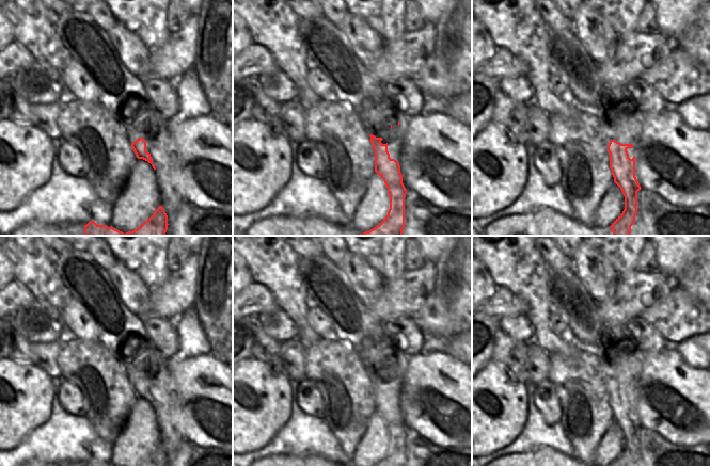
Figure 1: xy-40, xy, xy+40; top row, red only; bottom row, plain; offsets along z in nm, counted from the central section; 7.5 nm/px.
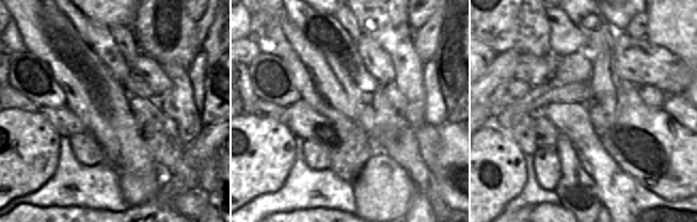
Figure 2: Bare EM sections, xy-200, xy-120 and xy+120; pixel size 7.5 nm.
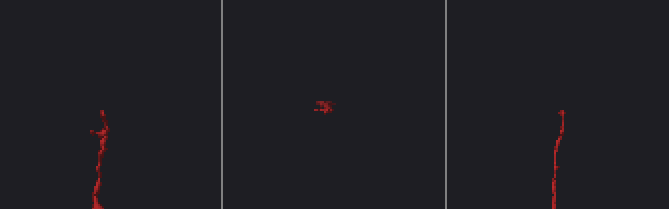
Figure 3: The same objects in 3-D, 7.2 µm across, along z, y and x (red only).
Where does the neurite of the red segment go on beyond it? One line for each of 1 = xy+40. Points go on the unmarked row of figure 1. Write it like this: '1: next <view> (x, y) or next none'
1: next xy+40 (627, 368)

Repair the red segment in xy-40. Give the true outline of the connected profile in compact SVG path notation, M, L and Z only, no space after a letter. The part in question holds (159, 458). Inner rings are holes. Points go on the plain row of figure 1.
M159 445L153 454L142 462L140 466L168 466L168 454L162 445Z

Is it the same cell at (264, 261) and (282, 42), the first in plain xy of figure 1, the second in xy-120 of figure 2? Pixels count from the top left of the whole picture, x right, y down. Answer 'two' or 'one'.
two

